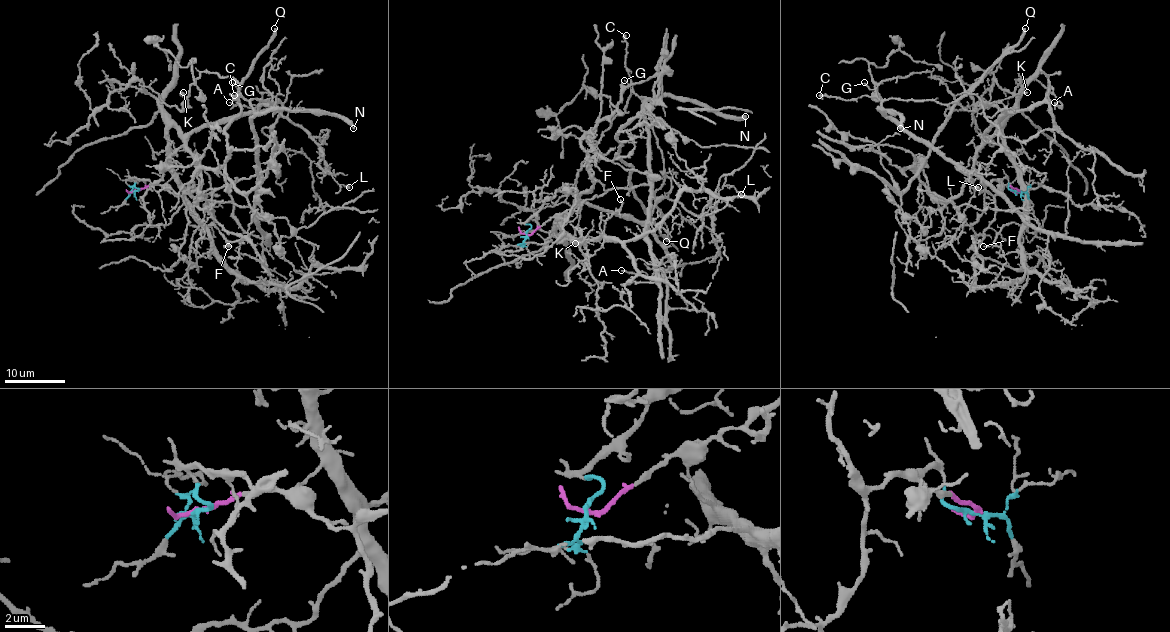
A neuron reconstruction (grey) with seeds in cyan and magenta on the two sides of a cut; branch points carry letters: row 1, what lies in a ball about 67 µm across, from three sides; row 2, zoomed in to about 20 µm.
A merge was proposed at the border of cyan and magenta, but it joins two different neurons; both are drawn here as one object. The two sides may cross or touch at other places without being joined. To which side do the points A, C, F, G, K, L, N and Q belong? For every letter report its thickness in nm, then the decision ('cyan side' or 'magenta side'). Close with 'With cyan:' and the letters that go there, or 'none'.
A: calibre 100 nm; cyan side
C: calibre 200 nm; magenta side
F: calibre 150 nm; cyan side
G: calibre 130 nm; magenta side
K: calibre 150 nm; magenta side
L: calibre 240 nm; cyan side
N: calibre 320 nm; magenta side
Q: calibre 340 nm; cyan side
With cyan: A, F, L, Q

